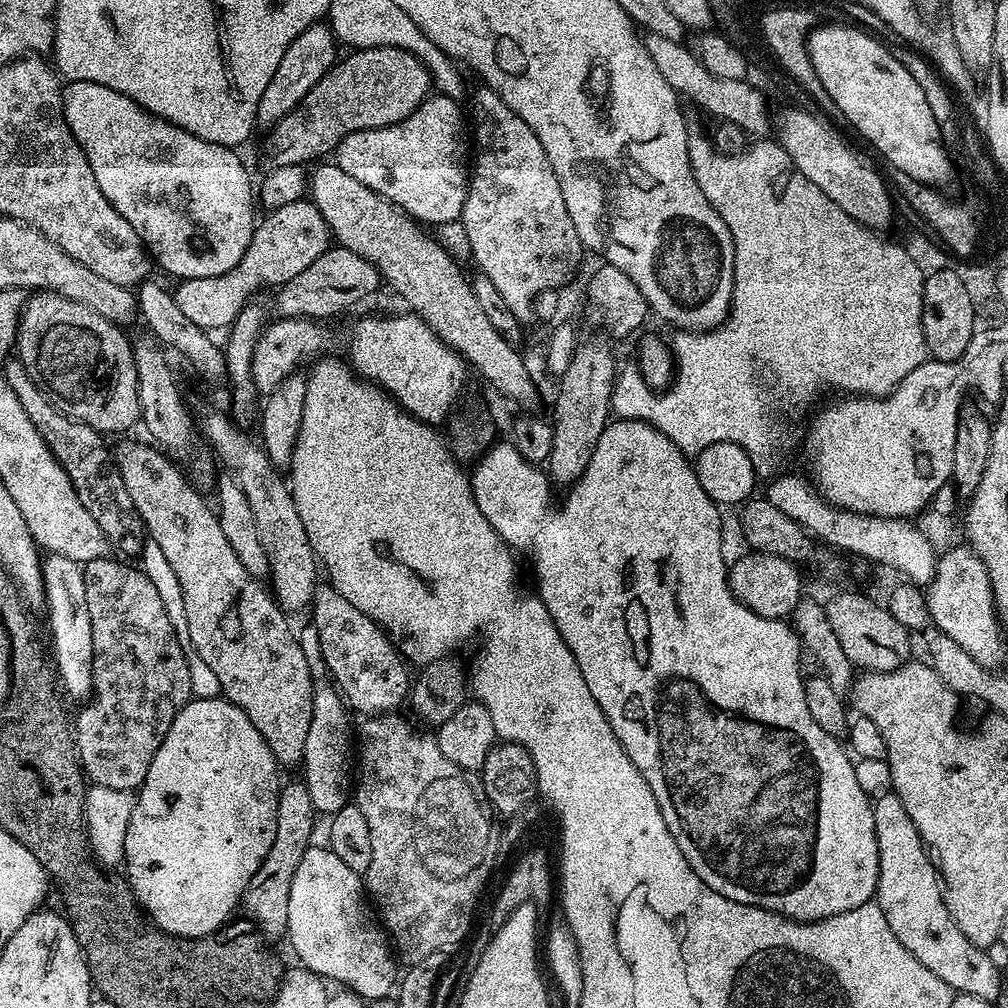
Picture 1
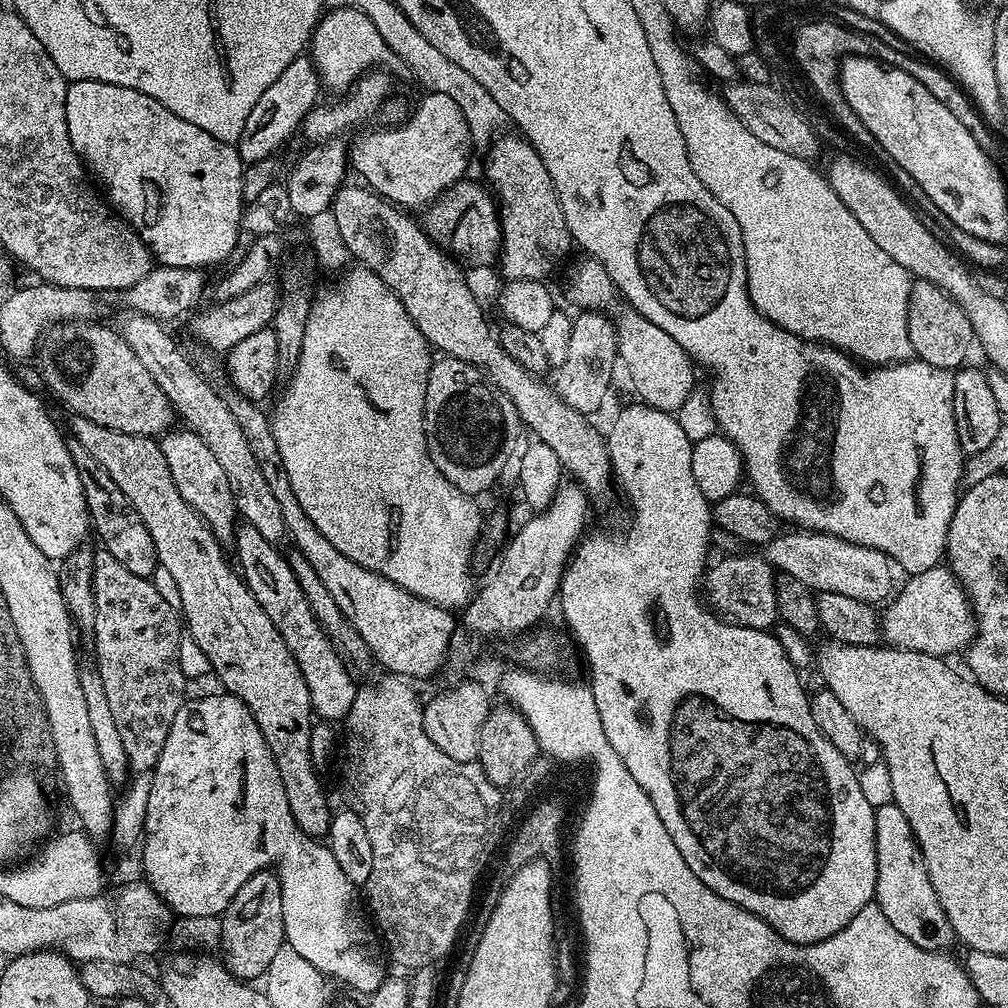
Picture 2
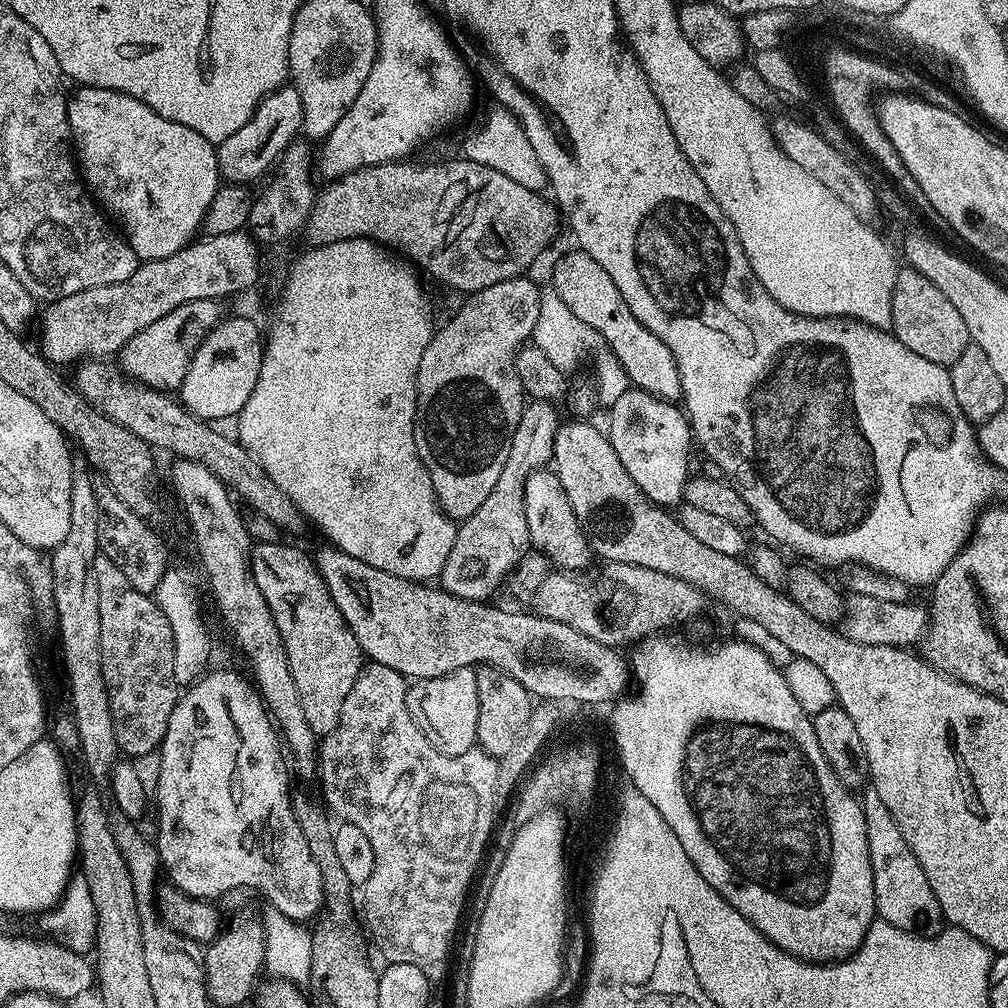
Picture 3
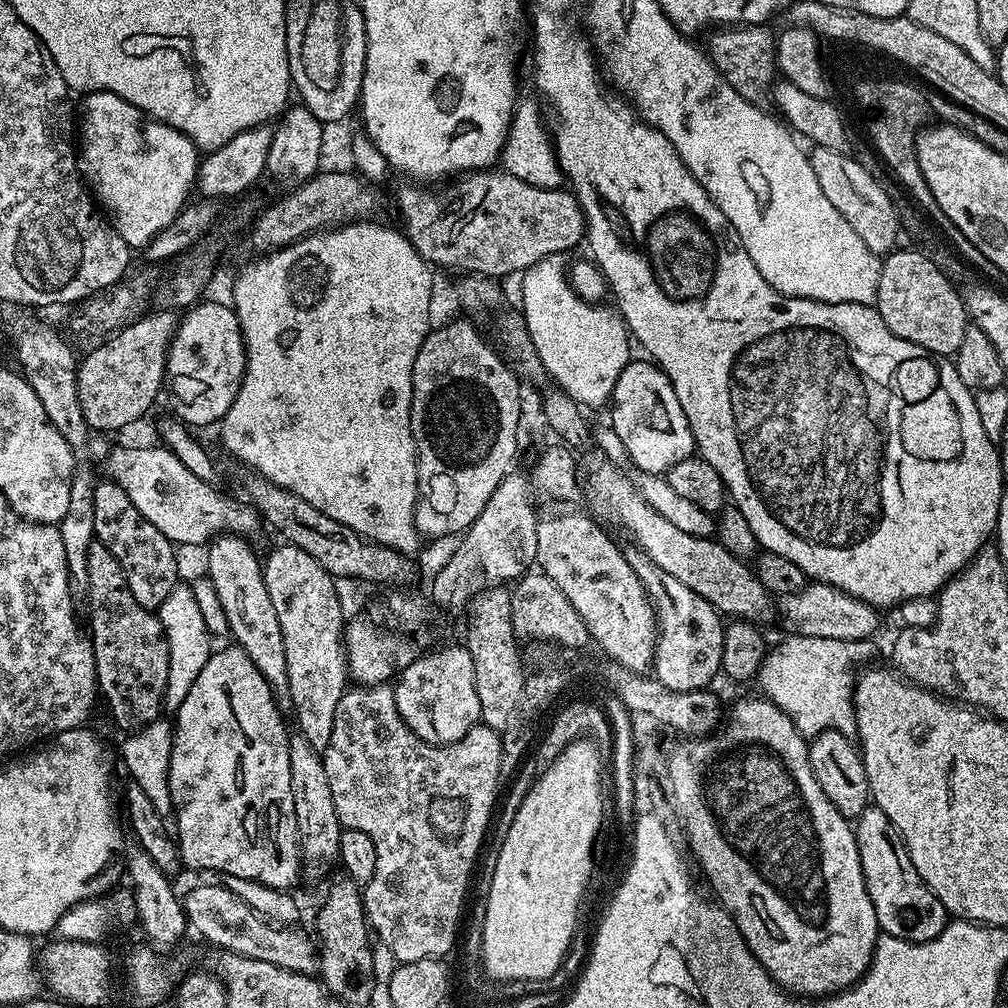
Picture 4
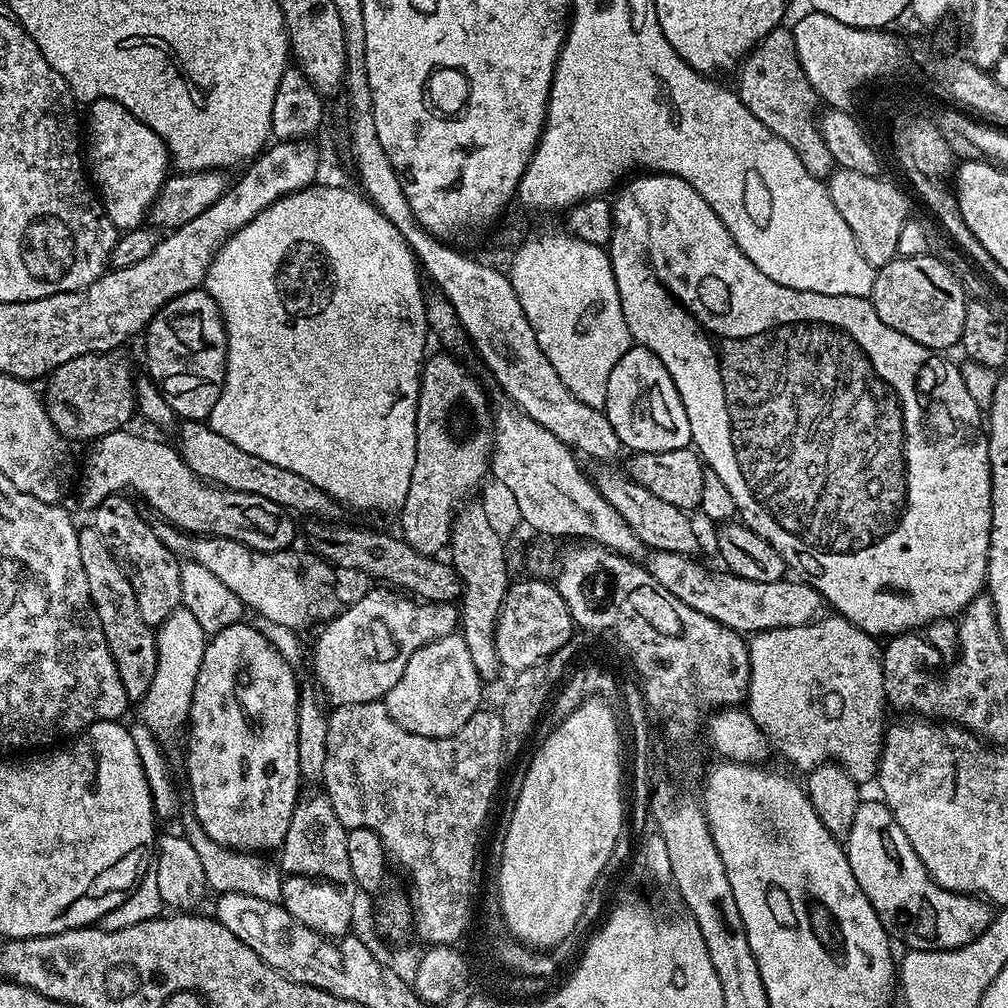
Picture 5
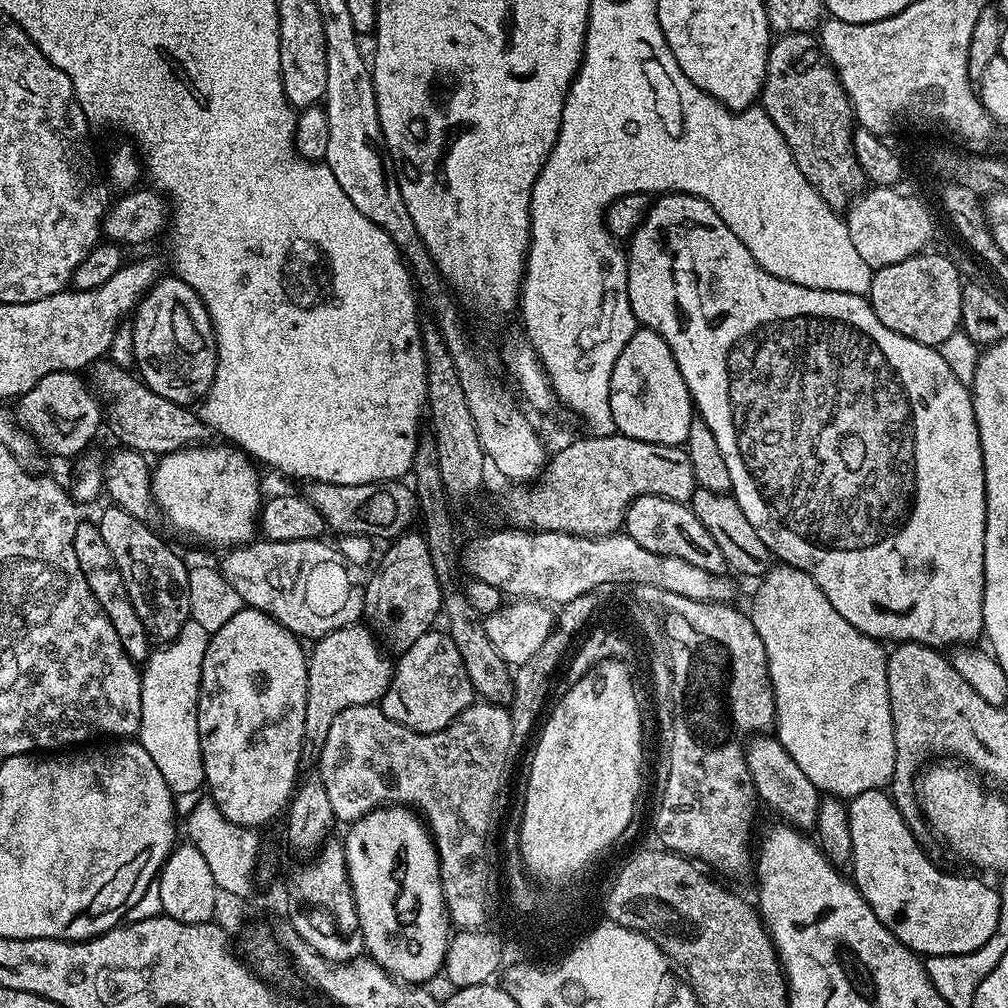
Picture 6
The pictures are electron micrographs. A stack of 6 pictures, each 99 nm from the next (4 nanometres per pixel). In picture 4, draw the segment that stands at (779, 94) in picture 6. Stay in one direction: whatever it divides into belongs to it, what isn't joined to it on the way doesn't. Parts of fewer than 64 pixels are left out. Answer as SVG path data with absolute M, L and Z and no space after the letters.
M724 26L716 32L708 40L708 48L706 47L706 55L712 61L712 65L719 70L722 78L726 82L730 82L730 86L734 86L734 90L738 90L738 94L742 94L742 98L753 102L760 102L769 95L770 89L774 83L774 73L776 67L776 36L767 32L764 26Z

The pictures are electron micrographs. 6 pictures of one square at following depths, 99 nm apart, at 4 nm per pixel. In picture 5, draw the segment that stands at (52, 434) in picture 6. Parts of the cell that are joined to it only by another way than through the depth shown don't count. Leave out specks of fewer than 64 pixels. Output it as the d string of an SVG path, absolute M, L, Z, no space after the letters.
M117 350L86 354L52 369L42 399L50 422L54 422L65 440L93 442L102 435L123 429L127 420L137 415L134 369L122 353Z

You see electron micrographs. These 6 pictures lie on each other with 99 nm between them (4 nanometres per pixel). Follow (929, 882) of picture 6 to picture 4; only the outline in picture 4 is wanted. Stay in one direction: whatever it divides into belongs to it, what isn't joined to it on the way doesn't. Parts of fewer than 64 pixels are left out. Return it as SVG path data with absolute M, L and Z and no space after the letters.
M870 806L855 821L854 831L858 854L862 858L864 885L870 894L881 933L919 944L934 939L946 923L944 907L928 889L926 882L922 882L918 870L914 870L914 862L910 862L906 849L893 839L896 827L890 818L886 818L881 808Z

